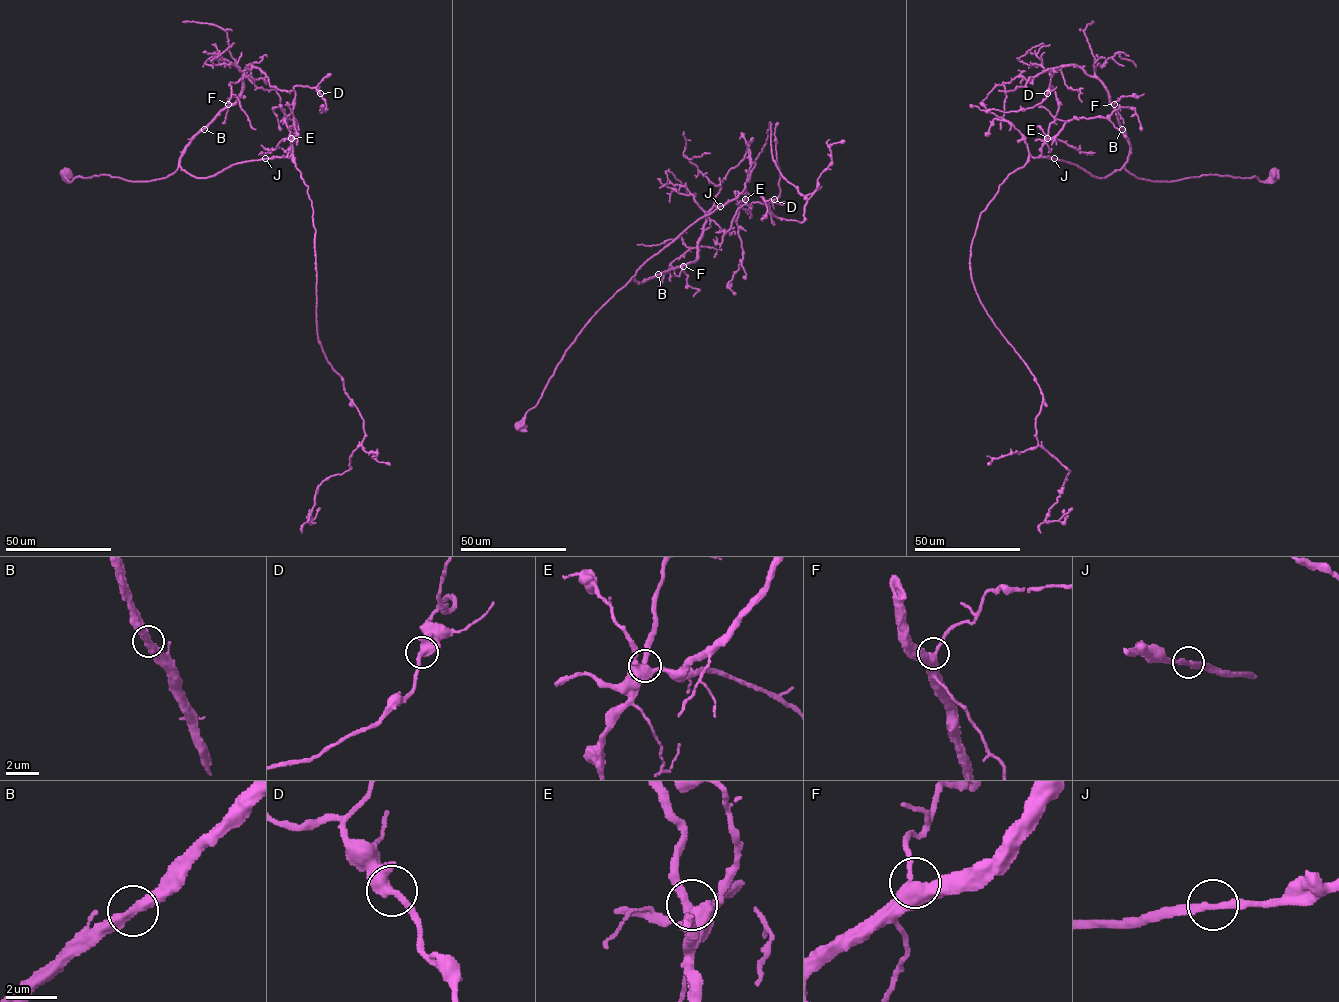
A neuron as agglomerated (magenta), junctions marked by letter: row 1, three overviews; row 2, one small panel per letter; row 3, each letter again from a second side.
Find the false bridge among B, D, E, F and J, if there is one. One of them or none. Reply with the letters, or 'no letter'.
no letter

